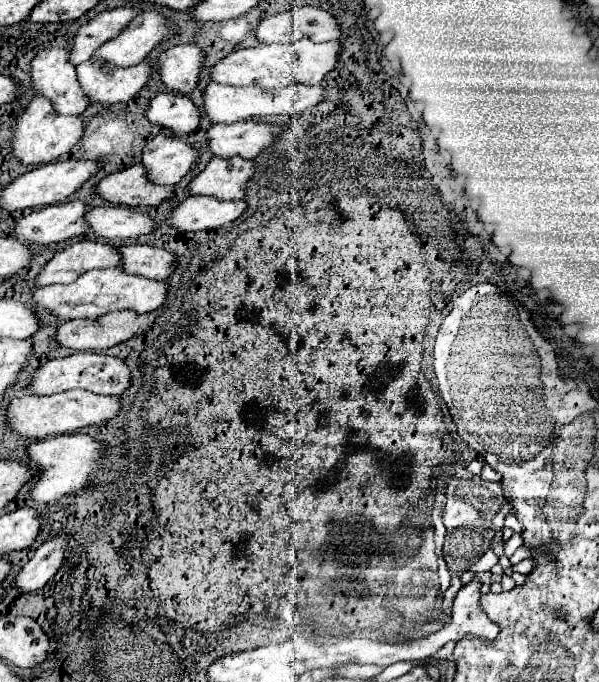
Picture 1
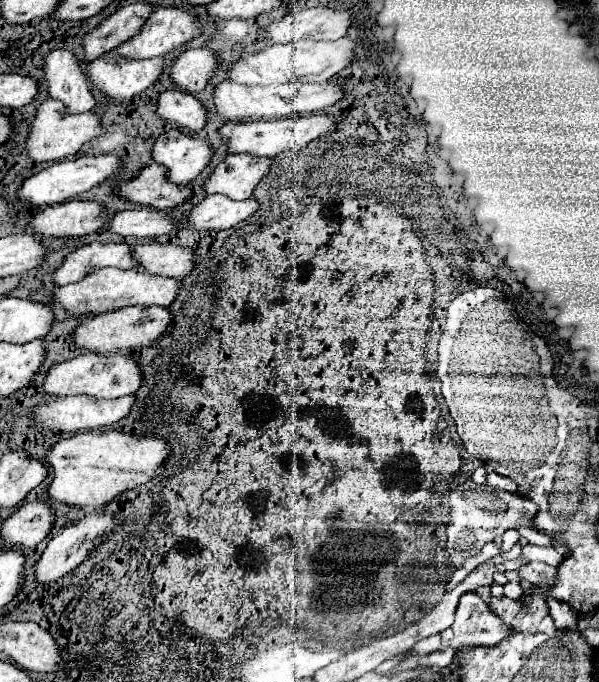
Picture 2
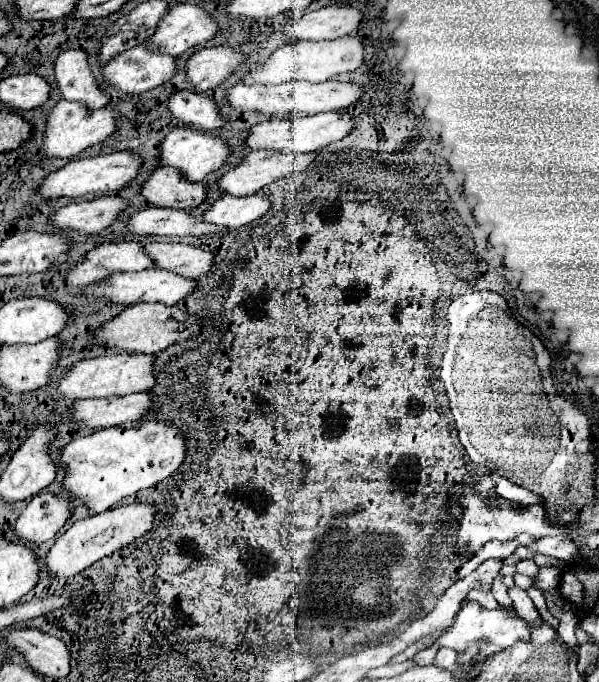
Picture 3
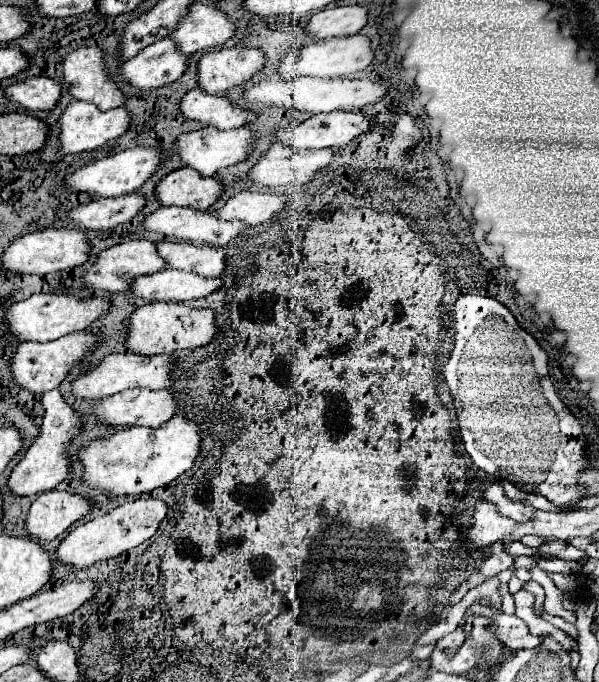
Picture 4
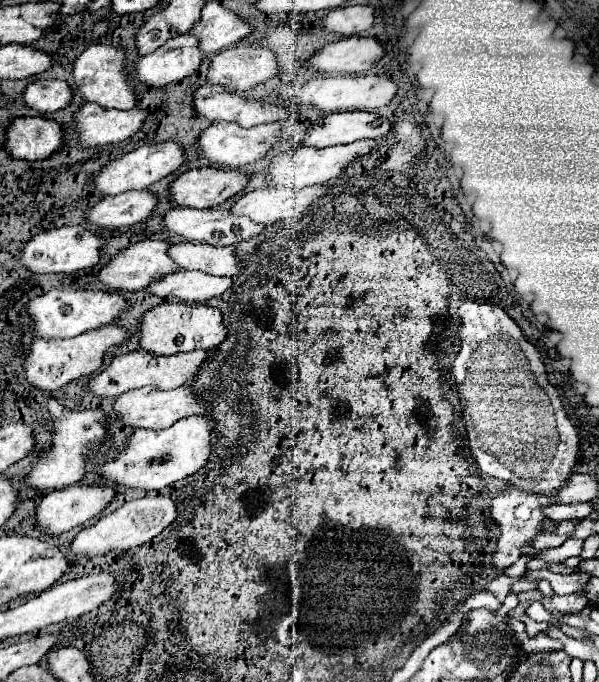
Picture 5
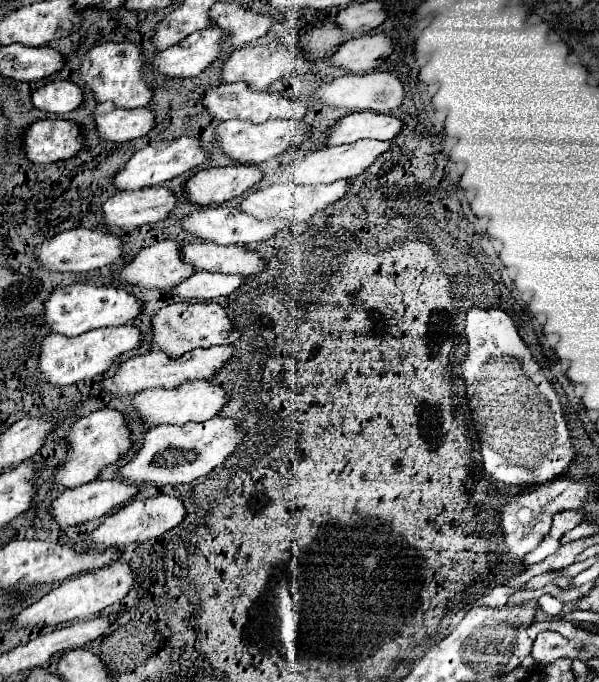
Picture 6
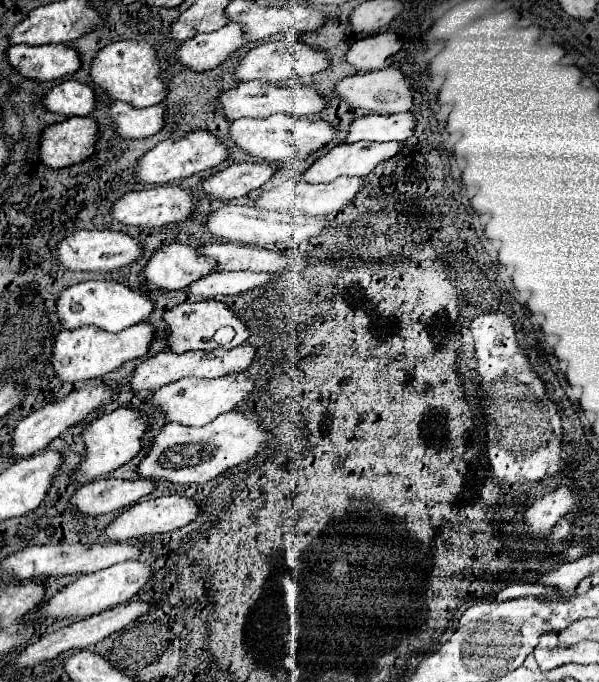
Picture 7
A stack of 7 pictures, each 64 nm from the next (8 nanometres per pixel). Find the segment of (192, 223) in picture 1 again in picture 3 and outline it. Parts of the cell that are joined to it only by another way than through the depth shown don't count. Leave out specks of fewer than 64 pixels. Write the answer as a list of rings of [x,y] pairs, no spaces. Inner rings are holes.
[[[224,194],[204,214],[204,220],[218,224],[218,226],[240,228],[240,226],[246,226],[246,224],[262,218],[270,210],[270,206],[272,206],[270,200],[264,196],[258,196],[258,194],[252,194],[252,196]]]

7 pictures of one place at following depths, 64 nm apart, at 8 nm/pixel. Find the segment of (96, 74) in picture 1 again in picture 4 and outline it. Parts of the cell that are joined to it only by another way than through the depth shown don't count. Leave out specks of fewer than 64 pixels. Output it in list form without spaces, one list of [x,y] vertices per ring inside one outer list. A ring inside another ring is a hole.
[[[166,38],[144,48],[138,56],[122,64],[124,78],[142,90],[160,88],[178,80],[188,68],[190,54],[178,50],[176,42]]]

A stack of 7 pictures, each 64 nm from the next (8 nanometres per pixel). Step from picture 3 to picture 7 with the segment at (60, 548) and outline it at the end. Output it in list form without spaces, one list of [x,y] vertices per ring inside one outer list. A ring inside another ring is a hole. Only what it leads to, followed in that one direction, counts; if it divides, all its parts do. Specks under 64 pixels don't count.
[[[164,496],[164,498],[146,498],[138,504],[134,504],[130,510],[126,510],[124,514],[120,514],[106,530],[104,534],[110,540],[116,542],[128,542],[134,538],[142,538],[142,536],[154,536],[154,534],[162,534],[162,532],[170,532],[176,528],[182,528],[190,522],[194,522],[200,516],[200,506],[196,500],[184,498],[184,496]]]

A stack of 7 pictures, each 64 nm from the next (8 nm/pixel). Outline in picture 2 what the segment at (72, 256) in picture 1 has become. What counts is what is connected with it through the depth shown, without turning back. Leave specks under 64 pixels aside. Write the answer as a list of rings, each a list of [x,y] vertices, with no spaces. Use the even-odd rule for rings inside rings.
[[[92,242],[88,246],[82,246],[76,252],[72,252],[64,260],[64,264],[54,272],[54,280],[58,286],[66,286],[72,282],[80,282],[96,268],[106,268],[106,266],[114,266],[122,270],[138,268],[132,256],[132,246],[126,242],[124,244]]]

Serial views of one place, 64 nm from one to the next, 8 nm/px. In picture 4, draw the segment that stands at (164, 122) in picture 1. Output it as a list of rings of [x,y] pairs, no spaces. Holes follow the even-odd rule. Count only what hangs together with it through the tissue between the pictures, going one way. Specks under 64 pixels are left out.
[[[194,88],[184,96],[180,112],[188,120],[198,120],[204,126],[218,126],[222,130],[240,128],[258,118],[256,112],[232,104],[226,96],[206,94],[202,88]]]

